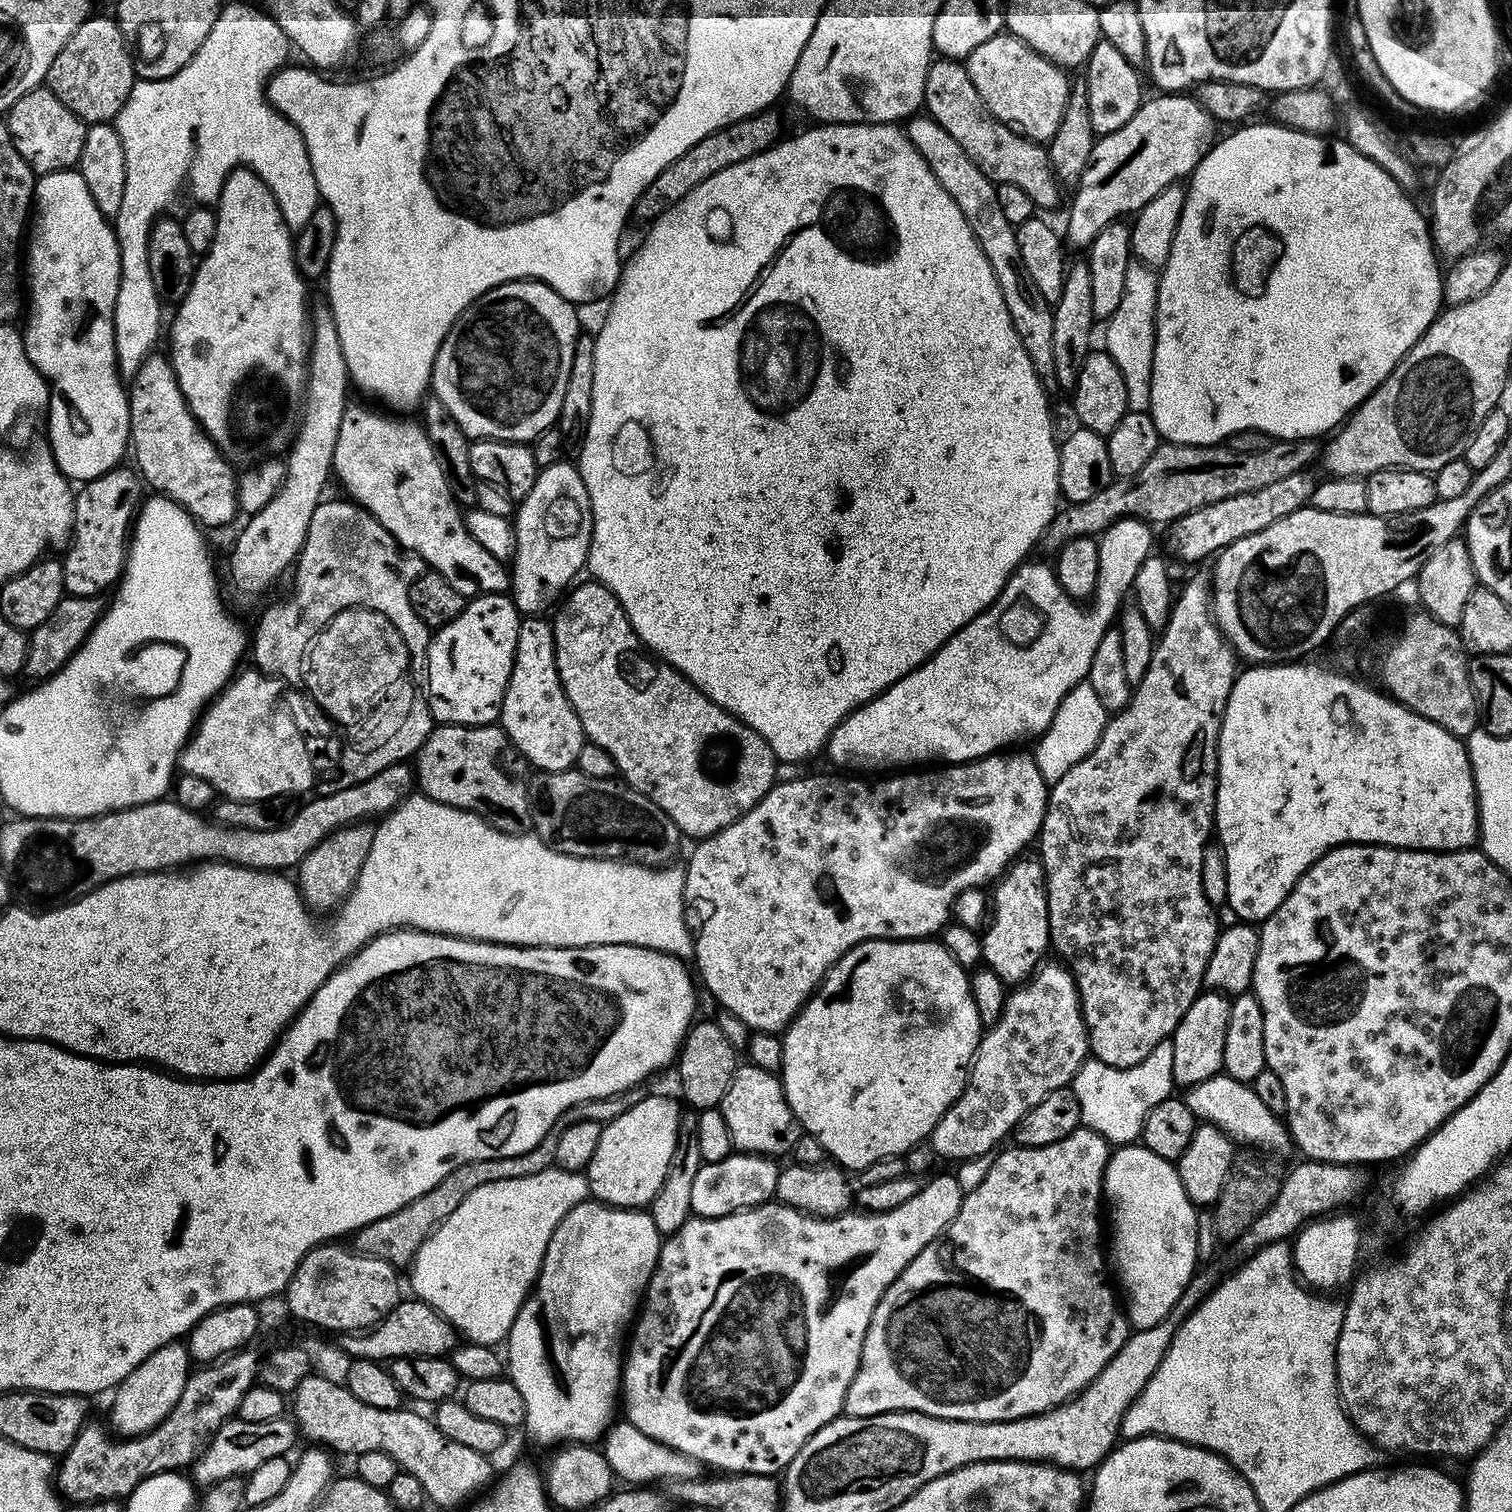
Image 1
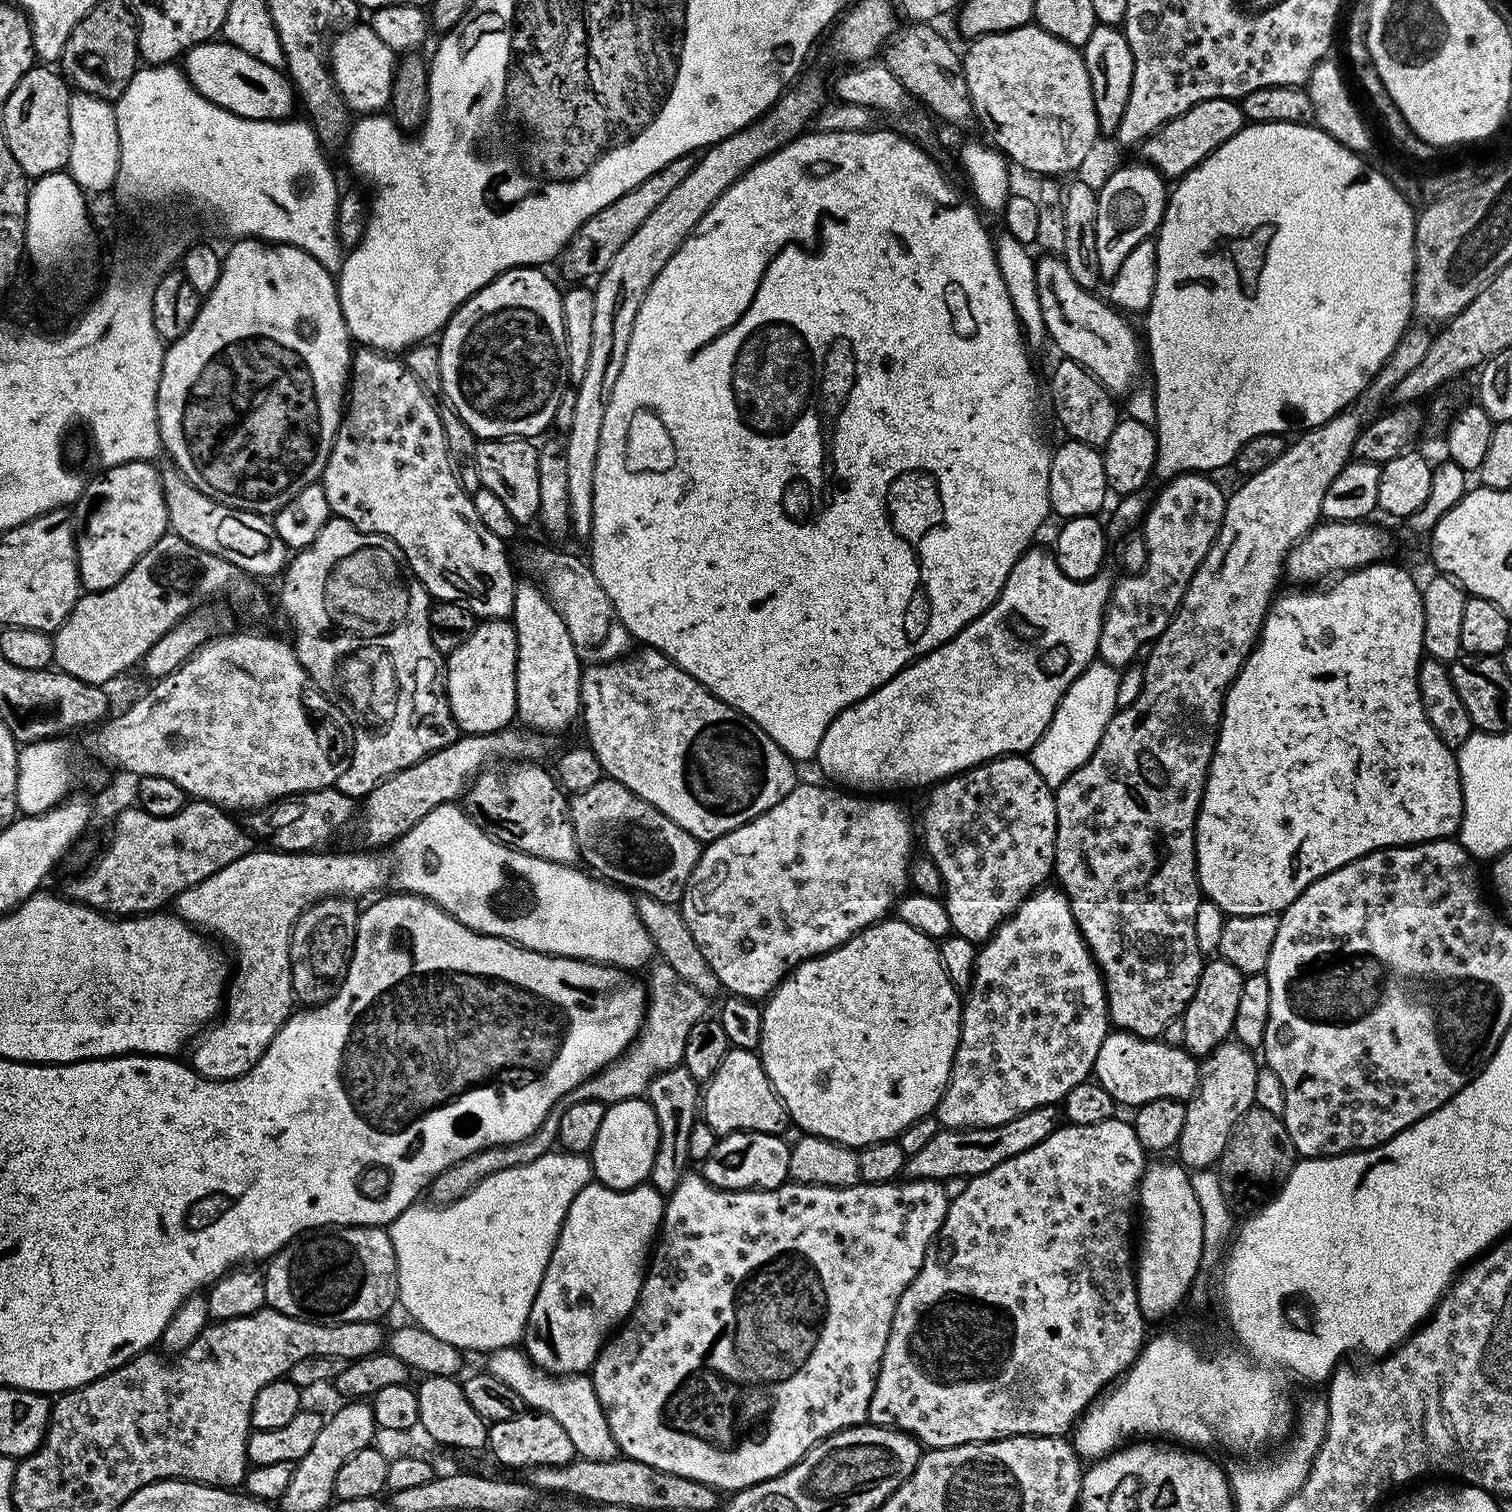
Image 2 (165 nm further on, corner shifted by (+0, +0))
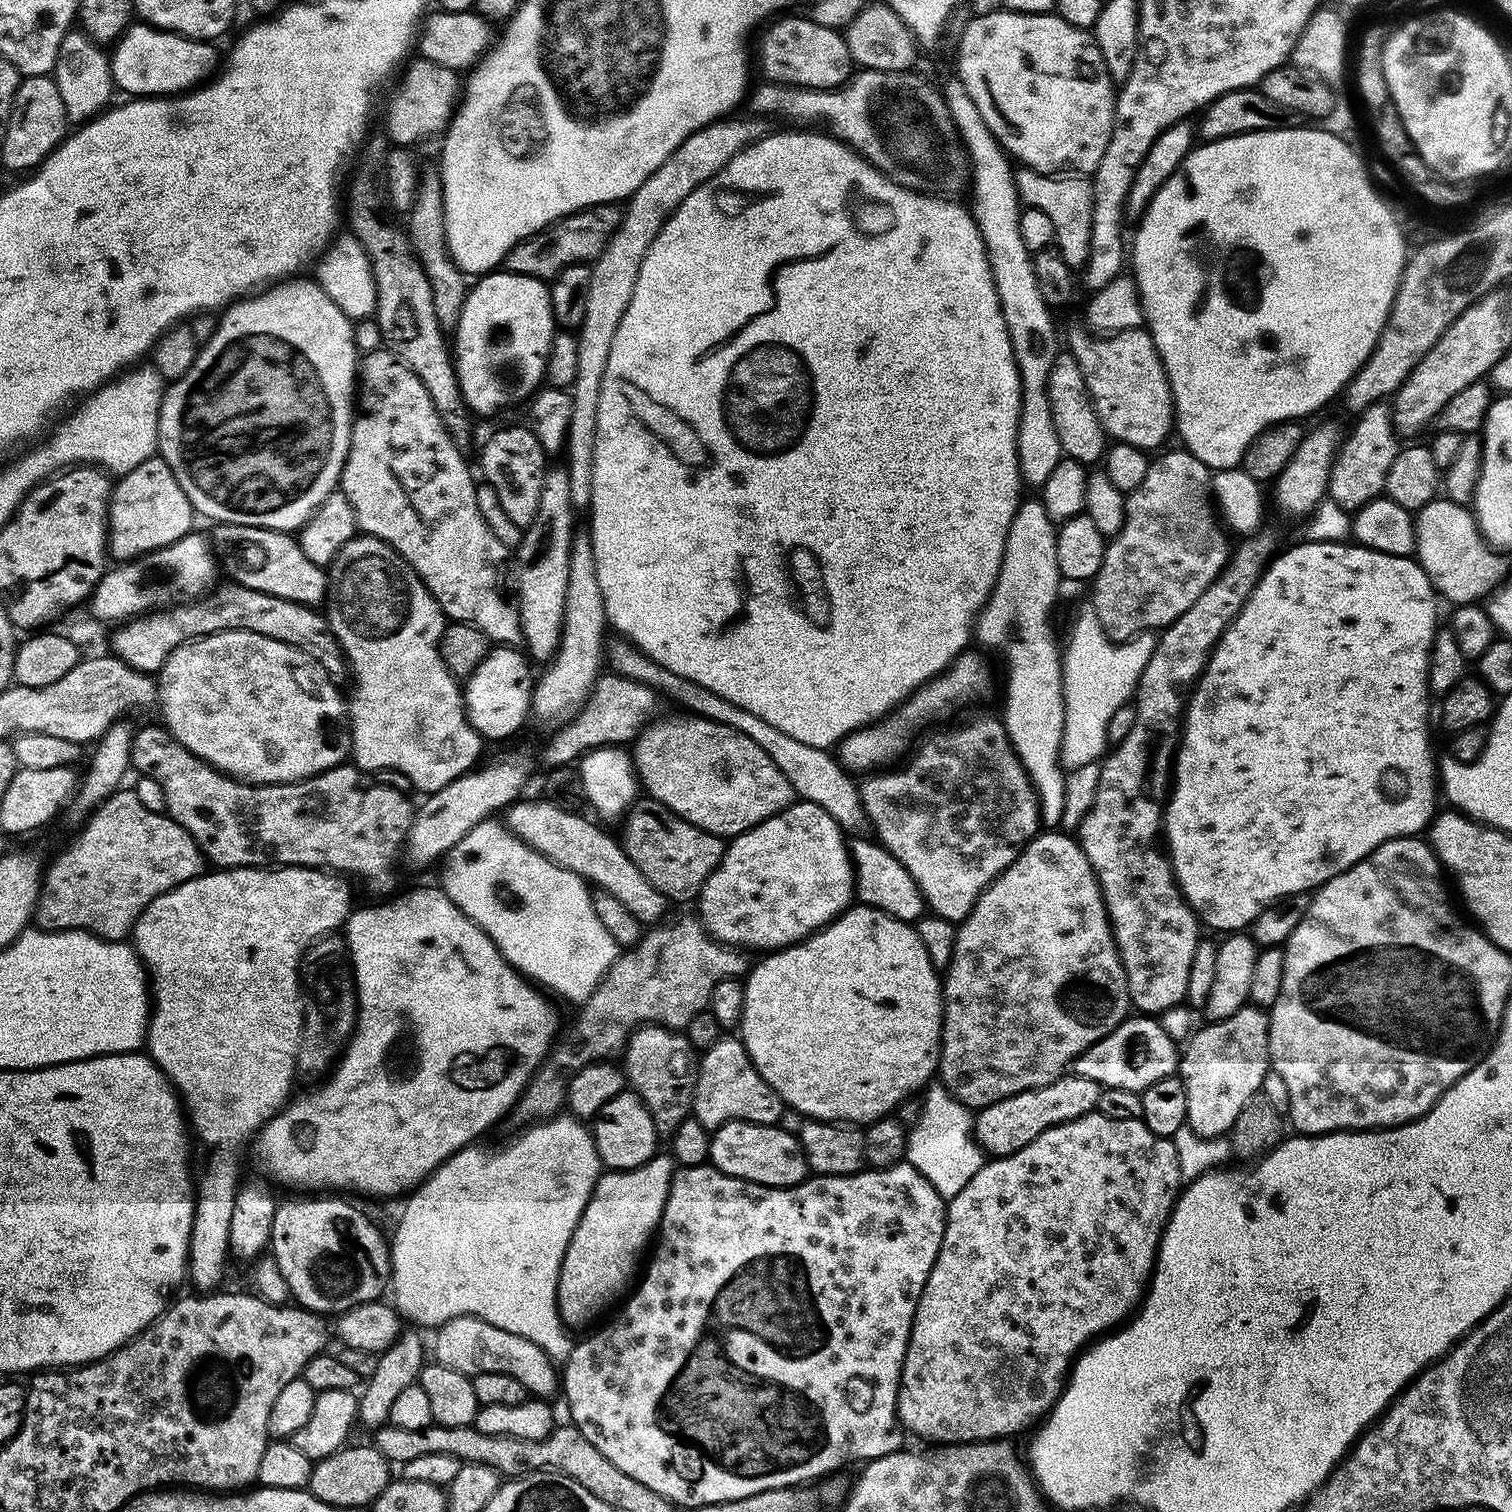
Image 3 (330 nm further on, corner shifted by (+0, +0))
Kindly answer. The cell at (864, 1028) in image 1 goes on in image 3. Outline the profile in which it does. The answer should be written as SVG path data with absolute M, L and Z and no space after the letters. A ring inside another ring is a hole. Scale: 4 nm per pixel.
M853 906L820 931L813 932L808 939L791 944L789 948L773 951L761 960L764 961L757 968L755 965L744 980L746 1006L742 1010L738 1038L746 1046L758 1074L762 1074L764 1081L777 1092L787 1107L798 1110L805 1118L813 1120L867 1126L875 1120L895 1113L906 1097L917 1095L921 1091L919 1088L923 1089L929 1083L927 1080L937 1075L940 1062L940 1032L944 1028L942 980L930 958L926 958L926 946L922 946L922 938L918 938L911 923L895 920L890 914L877 908Z

